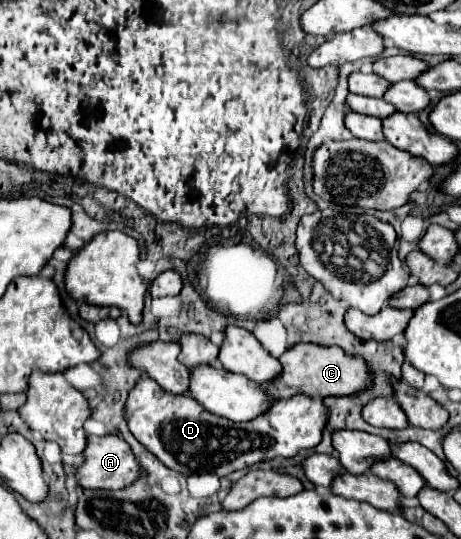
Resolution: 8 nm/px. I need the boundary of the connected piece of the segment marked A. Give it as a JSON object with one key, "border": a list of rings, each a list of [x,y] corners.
{"border":[[[117,434],[89,436],[87,448],[85,448],[85,464],[77,470],[77,480],[83,488],[93,488],[93,490],[127,488],[139,476],[141,476],[141,464],[137,462],[129,444],[121,436],[117,436]]]}

